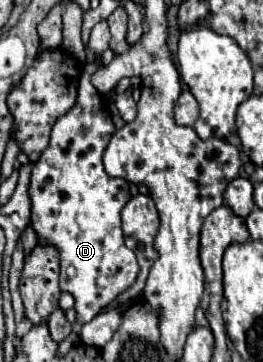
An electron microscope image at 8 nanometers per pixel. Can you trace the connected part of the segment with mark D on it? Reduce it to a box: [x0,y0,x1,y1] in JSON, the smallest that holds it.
[29,62,139,330]

